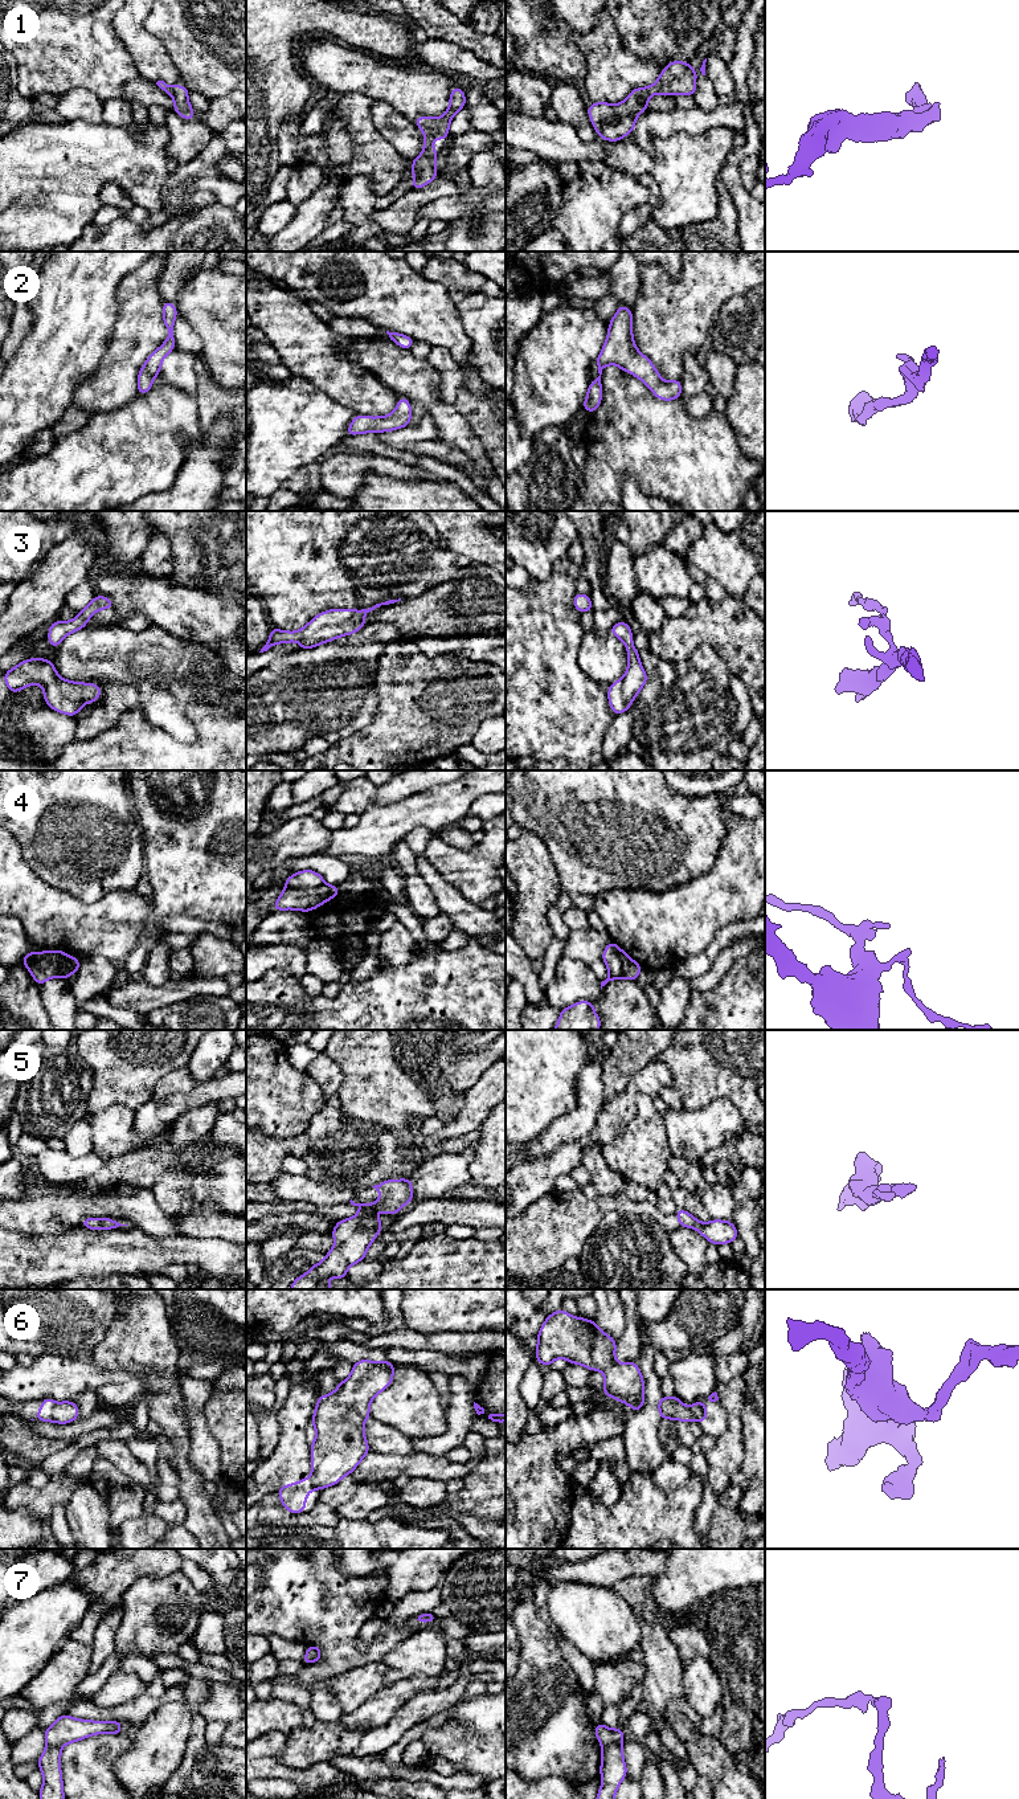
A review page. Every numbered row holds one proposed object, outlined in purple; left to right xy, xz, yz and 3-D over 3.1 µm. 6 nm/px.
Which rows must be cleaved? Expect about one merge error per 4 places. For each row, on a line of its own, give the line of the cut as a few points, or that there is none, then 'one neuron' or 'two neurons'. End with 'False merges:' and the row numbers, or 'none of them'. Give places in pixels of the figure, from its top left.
1: cut none; one neuron
2: cut none; one neuron
3: cut none; one neuron
4: cut xy (27, 967), (36, 960), (49, 959), (54, 964), (58, 976); two neurons
5: cut none; one neuron
6: cut yz (694, 1405), (700, 1411), (700, 1417), (696, 1421); two neurons
7: cut yz (621, 1744), (609, 1744), (602, 1748); two neurons
False merges: 4, 6, 7

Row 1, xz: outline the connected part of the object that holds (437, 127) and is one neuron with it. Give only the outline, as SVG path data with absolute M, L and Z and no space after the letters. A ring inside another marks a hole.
M453 87L447 111L439 118L417 116L414 124L425 134L422 154L410 161L413 167L413 189L420 189L439 176L435 169L437 150L431 146L434 138L442 140L449 138L449 126L453 116L466 106L465 90Z

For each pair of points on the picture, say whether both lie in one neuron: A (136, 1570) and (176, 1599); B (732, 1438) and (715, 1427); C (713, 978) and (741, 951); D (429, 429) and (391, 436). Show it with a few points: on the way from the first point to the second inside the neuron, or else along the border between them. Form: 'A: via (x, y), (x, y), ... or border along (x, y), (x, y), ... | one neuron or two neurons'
A: border along (176, 1570), (160, 1577), (140, 1577), (122, 1597) | two neurons
B: border along (720, 1401), (725, 1411), (727, 1427), (716, 1438) | two neurons
C: via (717, 970), (733, 955) | one neuron
D: via (420, 432), (400, 436) | one neuron

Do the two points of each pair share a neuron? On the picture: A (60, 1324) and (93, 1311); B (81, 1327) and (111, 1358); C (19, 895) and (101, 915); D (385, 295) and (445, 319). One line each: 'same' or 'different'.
A: same
B: different
C: same
D: same

